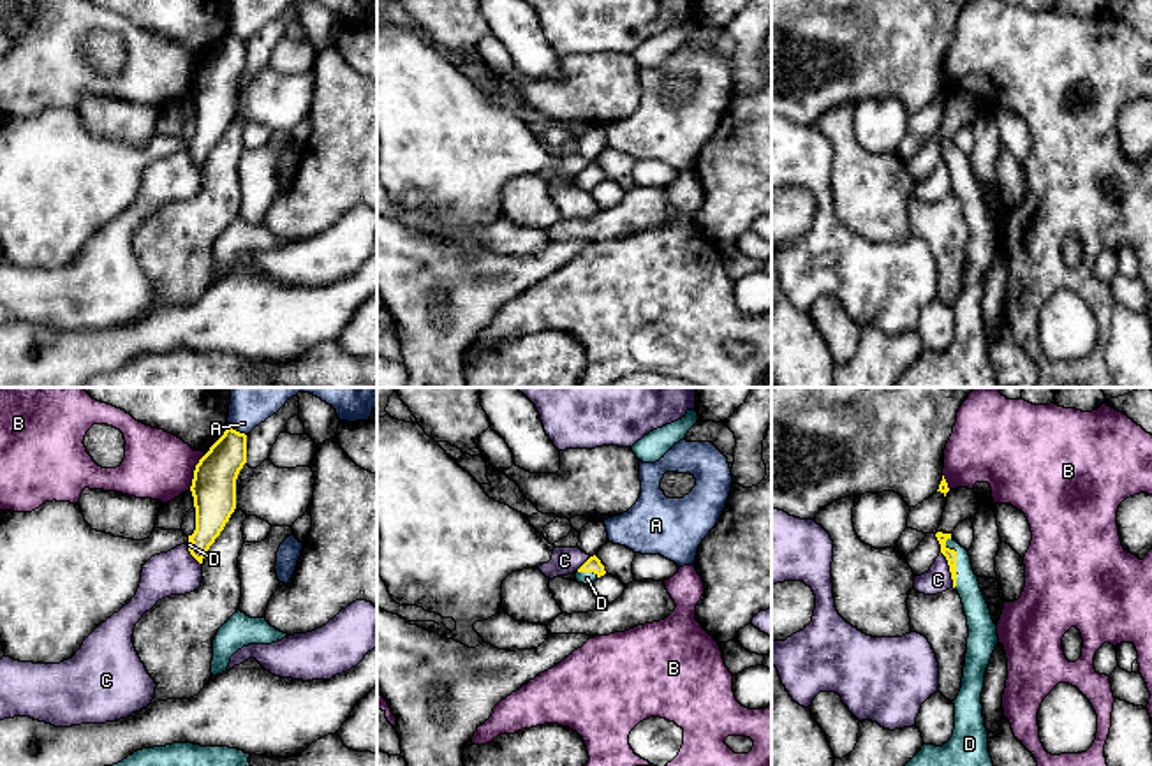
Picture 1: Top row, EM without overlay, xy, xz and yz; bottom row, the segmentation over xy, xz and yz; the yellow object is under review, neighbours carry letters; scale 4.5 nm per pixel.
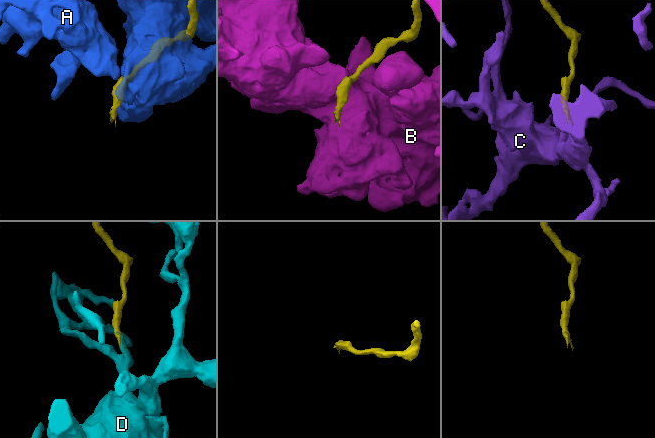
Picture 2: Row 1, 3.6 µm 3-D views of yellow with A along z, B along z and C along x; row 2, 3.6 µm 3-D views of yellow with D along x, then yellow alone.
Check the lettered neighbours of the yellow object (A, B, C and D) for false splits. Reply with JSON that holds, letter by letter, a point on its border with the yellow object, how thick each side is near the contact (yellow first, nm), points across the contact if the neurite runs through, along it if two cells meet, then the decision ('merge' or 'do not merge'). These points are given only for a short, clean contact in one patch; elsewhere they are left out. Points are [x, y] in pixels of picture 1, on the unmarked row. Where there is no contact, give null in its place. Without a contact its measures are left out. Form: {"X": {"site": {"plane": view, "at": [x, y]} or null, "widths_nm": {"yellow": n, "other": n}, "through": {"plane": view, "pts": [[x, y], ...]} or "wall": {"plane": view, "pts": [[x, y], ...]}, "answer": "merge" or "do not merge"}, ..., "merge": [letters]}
{"A": {"site": {"plane": "xy", "at": [238, 37]}, "widths_nm": {"yellow": 200, "other": 160}, "answer": "do not merge"}, "B": {"site": {"plane": "xy", "at": [194, 76]}, "widths_nm": {"yellow": 200, "other": 320}, "answer": "do not merge"}, "C": {"site": {"plane": "yz", "at": [950, 175]}, "widths_nm": {"yellow": 50, "other": 120}, "wall": {"plane": "yz", "pts": [[941, 157], [953, 192]]}, "answer": "do not merge"}, "D": {"site": {"plane": "yz", "at": [955, 168]}, "widths_nm": {"yellow": 50, "other": 110}, "through": {"plane": "yz", "pts": [[950, 161], [955, 168], [976, 215]]}, "answer": "merge"}, "merge": ["D"]}

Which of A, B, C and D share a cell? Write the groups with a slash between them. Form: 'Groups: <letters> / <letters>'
Groups: A / B / C / D

